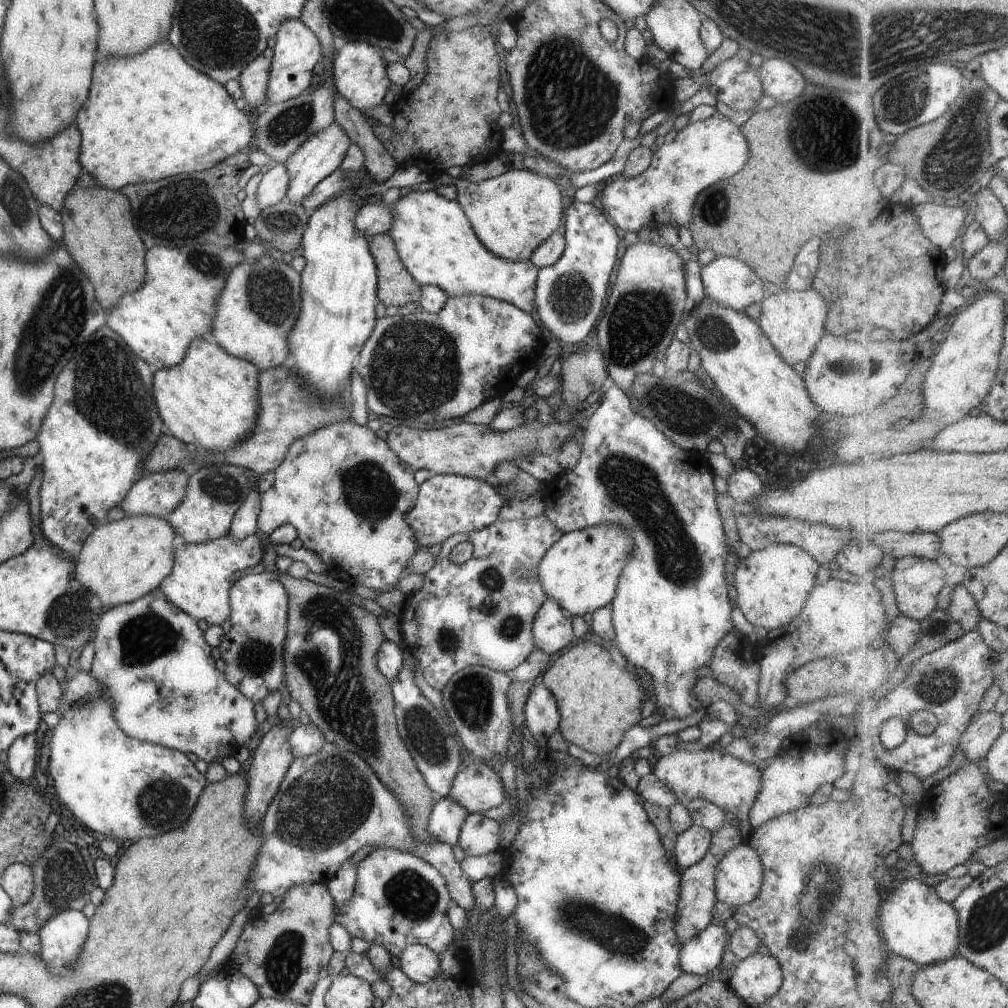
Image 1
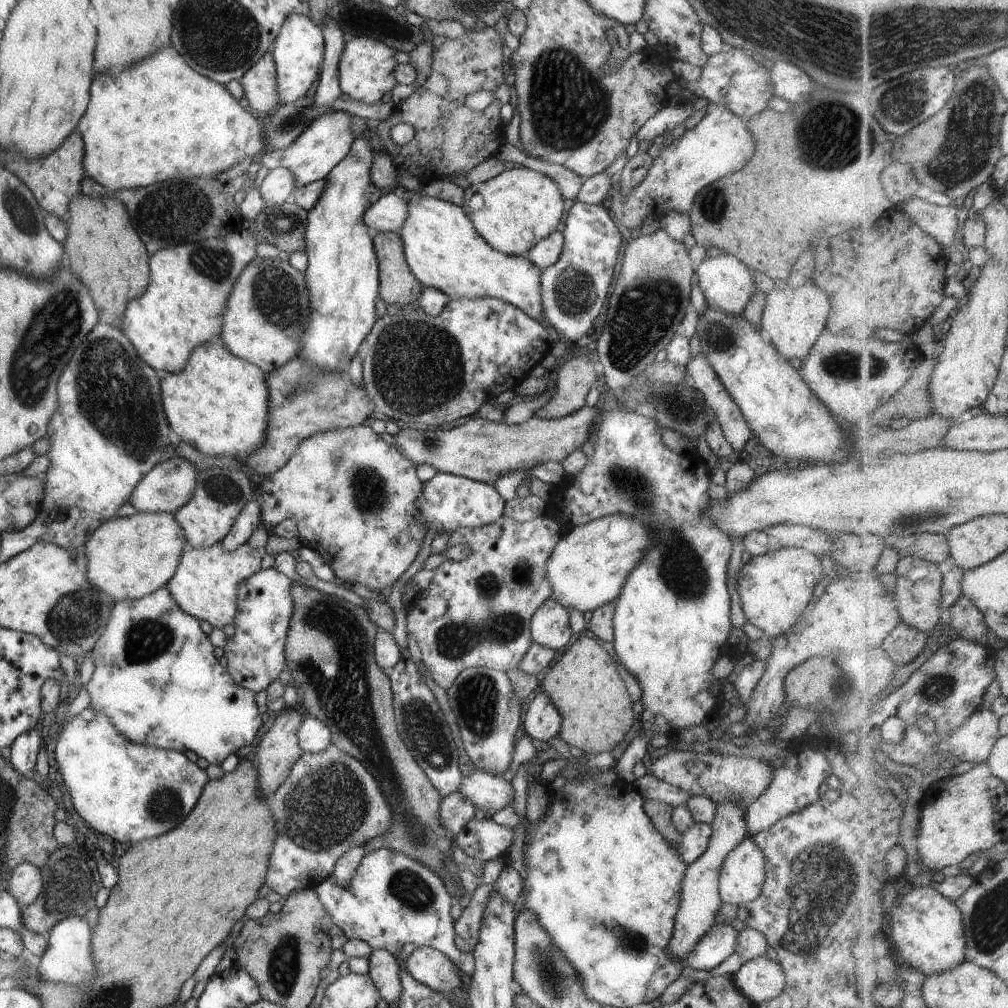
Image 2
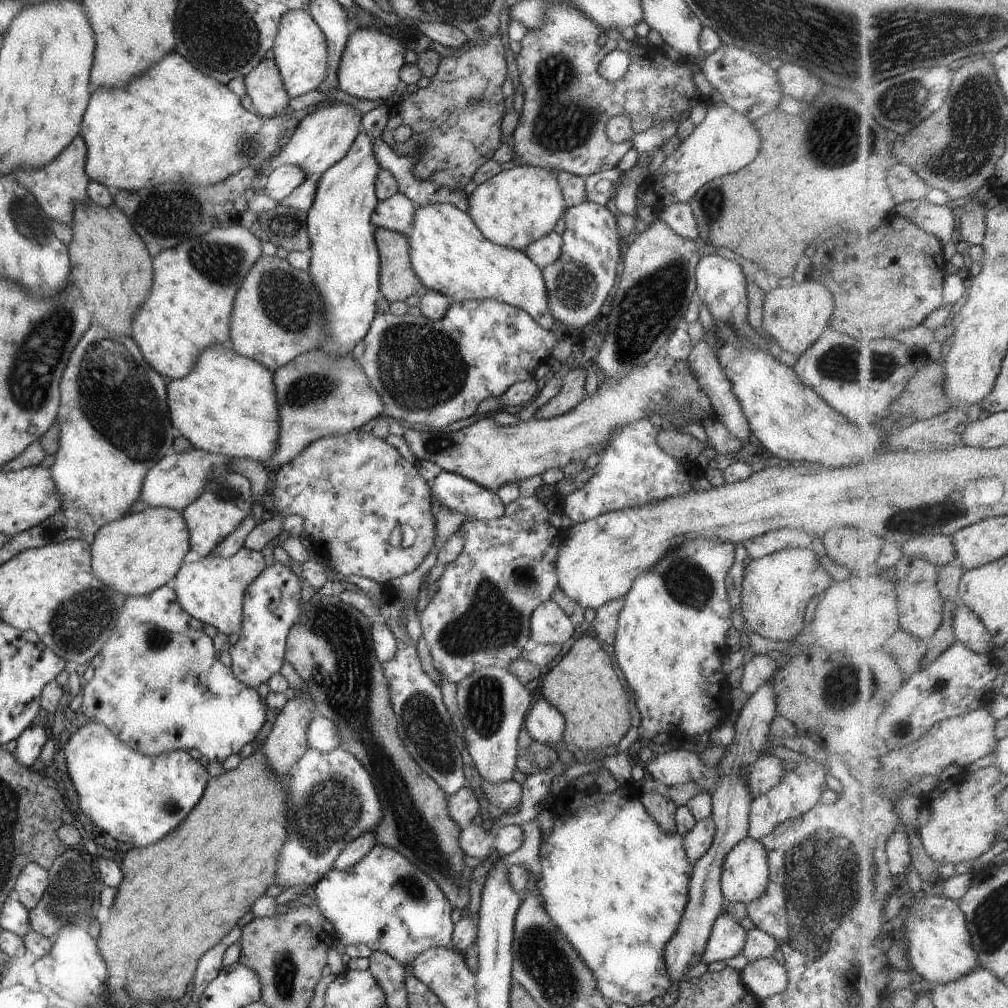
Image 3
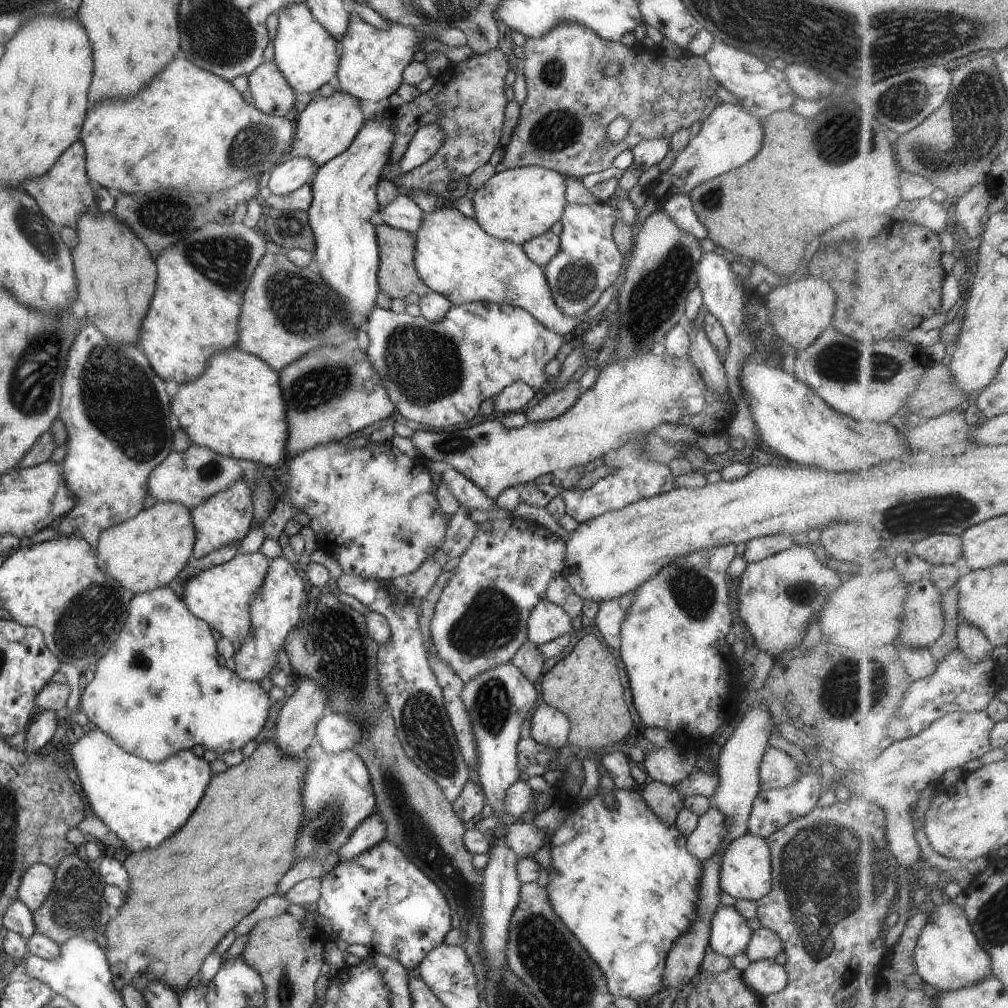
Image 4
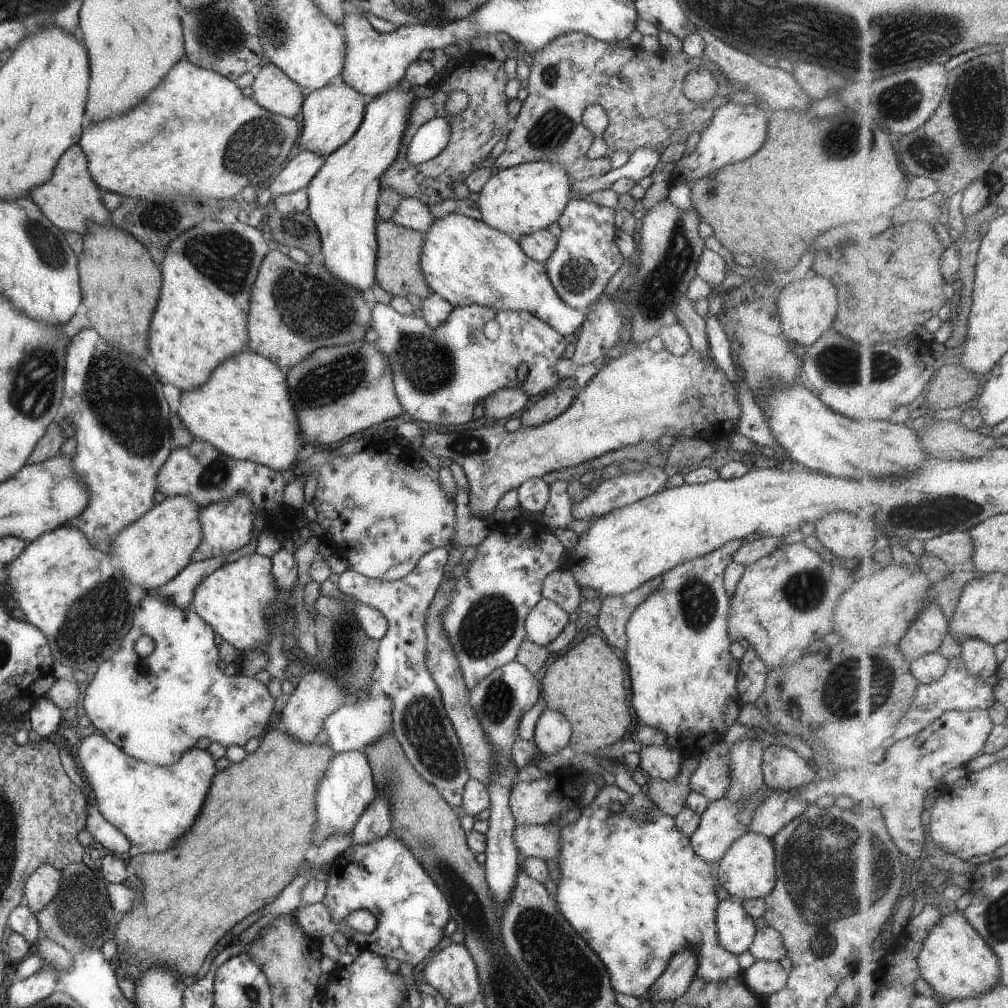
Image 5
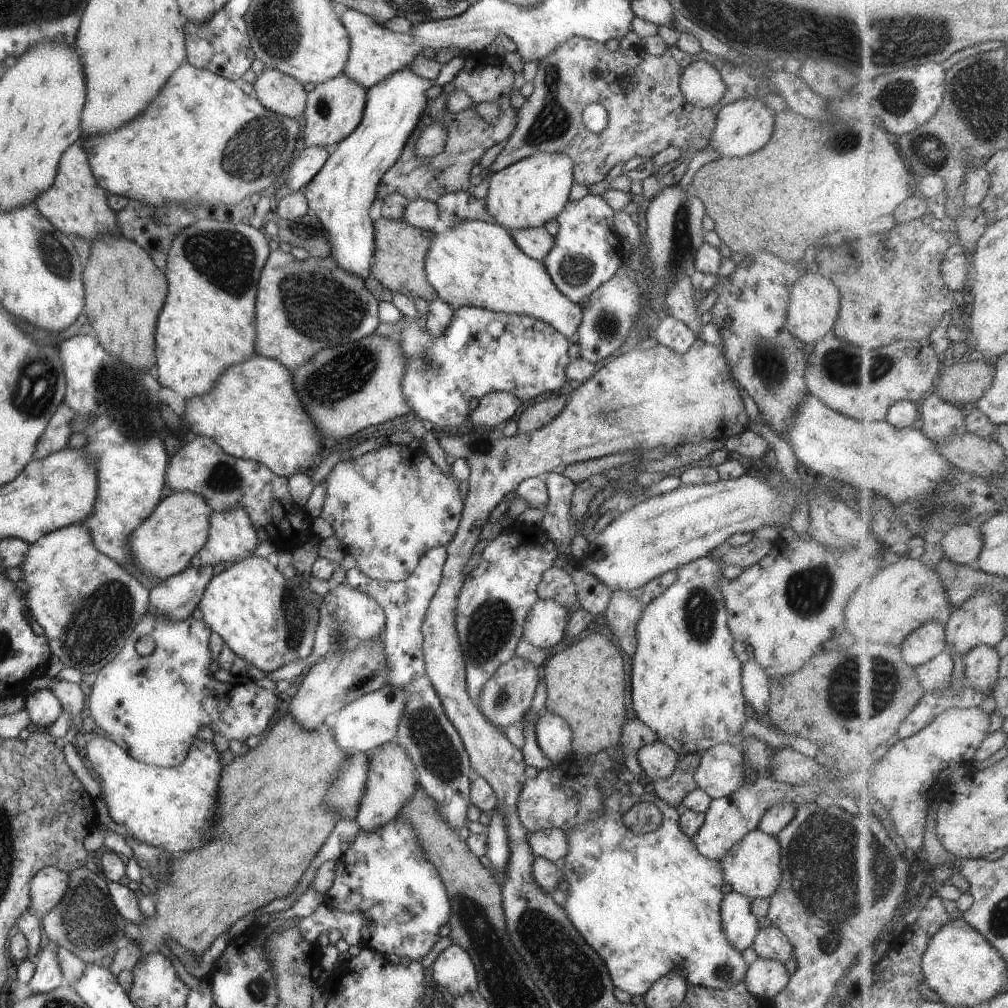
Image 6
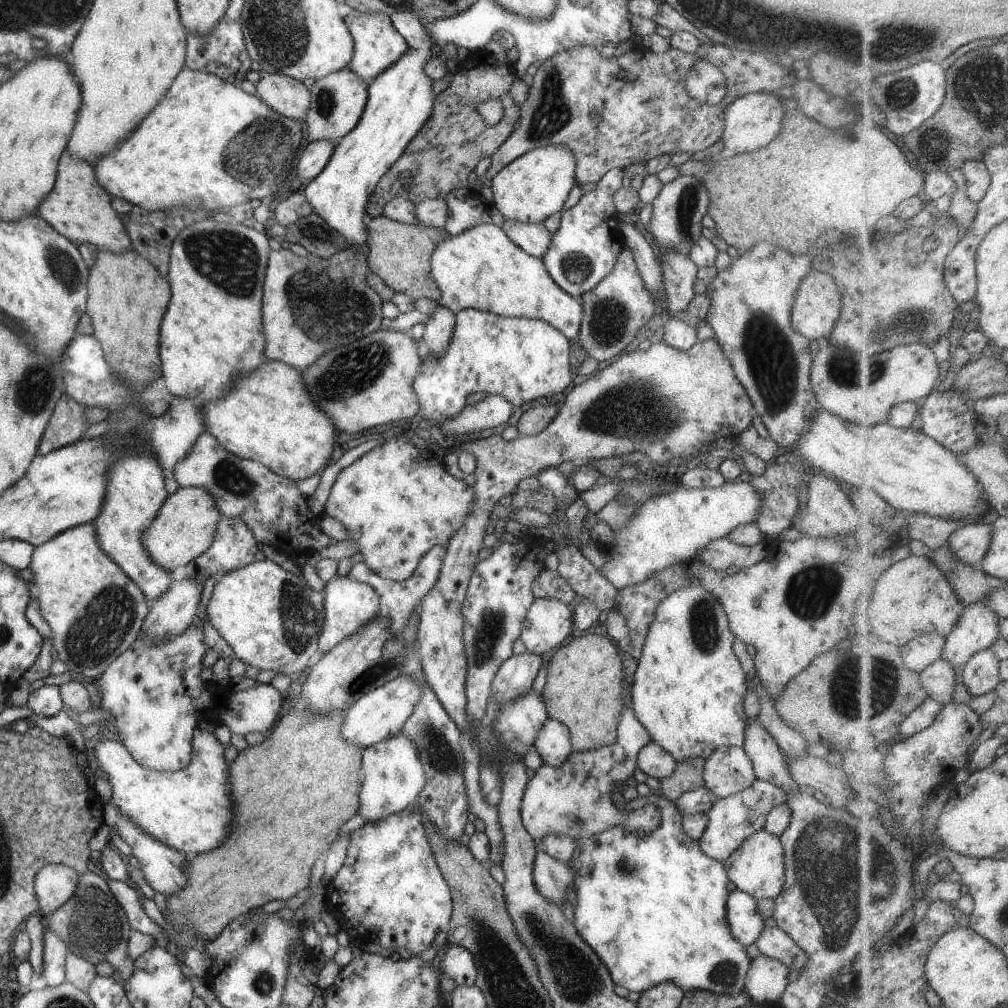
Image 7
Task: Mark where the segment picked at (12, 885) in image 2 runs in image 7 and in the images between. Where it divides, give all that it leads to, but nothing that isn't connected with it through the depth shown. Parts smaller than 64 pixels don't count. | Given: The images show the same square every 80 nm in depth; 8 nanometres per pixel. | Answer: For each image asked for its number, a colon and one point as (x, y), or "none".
3: (32, 880)
4: (37, 879)
5: (42, 884)
6: (46, 887)
7: (53, 884)

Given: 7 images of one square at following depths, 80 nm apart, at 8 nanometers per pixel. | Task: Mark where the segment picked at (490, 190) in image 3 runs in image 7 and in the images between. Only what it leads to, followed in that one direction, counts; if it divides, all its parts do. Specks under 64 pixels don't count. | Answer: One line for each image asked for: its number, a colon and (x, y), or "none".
4: (518, 204)
5: (526, 197)
6: (527, 193)
7: (534, 185)

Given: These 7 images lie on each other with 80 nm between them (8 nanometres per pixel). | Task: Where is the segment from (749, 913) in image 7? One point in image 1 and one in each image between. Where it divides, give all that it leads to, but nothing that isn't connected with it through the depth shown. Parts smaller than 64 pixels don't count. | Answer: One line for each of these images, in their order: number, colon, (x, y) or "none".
1: (702, 954)
2: (718, 942)
3: (726, 938)
4: (729, 935)
5: (734, 930)
6: (738, 923)

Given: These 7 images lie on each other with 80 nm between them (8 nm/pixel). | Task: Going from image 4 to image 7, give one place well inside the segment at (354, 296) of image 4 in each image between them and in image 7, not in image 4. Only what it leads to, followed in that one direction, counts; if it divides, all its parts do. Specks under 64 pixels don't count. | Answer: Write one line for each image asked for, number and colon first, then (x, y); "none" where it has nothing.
5: (342, 196)
6: (339, 195)
7: (399, 100)

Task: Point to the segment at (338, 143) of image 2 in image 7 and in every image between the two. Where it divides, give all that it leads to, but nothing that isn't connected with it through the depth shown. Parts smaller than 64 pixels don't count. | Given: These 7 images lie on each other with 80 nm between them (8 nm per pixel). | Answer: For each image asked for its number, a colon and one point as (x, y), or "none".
3: (323, 136)
4: (326, 126)
5: (329, 115)
6: (333, 108)
7: (337, 99)

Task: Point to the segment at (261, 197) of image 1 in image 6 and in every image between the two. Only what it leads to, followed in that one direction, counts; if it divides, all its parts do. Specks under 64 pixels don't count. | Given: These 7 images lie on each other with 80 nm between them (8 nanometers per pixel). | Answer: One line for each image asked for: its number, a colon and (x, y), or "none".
2: (276, 187)
3: (283, 179)
4: (287, 176)
5: (297, 171)
6: (307, 161)

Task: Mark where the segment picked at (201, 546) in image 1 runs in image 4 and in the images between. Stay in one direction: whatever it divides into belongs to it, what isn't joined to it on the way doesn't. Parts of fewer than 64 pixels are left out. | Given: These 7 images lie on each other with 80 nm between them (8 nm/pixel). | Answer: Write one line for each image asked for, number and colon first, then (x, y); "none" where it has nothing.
2: (204, 585)
3: (210, 589)
4: (219, 595)

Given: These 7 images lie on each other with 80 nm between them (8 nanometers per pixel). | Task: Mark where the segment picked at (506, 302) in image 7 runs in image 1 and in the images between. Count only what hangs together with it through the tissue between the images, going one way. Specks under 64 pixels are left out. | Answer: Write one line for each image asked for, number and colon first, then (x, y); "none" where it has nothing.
1: (432, 237)
2: (441, 247)
3: (447, 253)
4: (453, 257)
5: (463, 260)
6: (475, 263)

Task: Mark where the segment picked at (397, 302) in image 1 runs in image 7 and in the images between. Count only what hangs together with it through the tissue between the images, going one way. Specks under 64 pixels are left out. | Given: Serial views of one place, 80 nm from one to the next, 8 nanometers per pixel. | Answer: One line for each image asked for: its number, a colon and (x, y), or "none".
2: (396, 284)
3: (397, 282)
4: (396, 277)
5: (397, 271)
6: (397, 262)
7: (399, 253)

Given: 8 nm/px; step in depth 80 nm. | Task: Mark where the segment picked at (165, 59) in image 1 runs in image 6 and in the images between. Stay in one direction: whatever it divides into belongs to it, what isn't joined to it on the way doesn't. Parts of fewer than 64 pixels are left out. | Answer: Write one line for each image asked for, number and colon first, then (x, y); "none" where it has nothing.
2: (159, 119)
3: (171, 122)
4: (187, 128)
5: (195, 133)
6: (201, 138)

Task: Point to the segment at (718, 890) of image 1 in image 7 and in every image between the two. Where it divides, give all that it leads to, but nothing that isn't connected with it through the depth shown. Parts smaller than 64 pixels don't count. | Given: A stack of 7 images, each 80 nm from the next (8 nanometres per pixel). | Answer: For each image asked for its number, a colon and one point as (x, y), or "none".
2: (741, 875)
3: (744, 875)
4: (744, 873)
5: (746, 871)
6: (751, 867)
7: (755, 867)

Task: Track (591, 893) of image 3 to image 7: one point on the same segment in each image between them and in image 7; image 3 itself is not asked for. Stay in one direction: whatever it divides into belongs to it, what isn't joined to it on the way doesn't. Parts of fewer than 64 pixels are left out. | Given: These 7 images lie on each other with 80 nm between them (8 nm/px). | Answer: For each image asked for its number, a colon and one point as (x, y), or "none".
4: (622, 881)
5: (632, 888)
6: (648, 903)
7: (652, 907)

